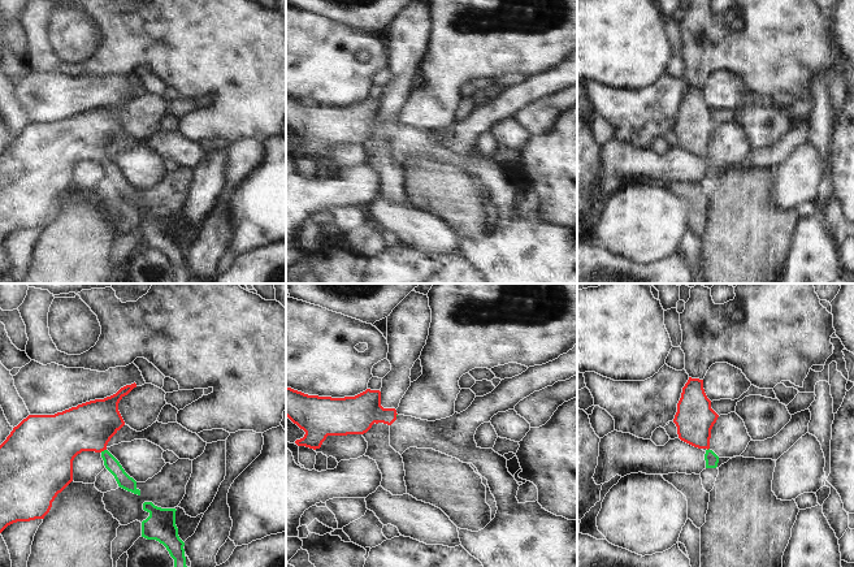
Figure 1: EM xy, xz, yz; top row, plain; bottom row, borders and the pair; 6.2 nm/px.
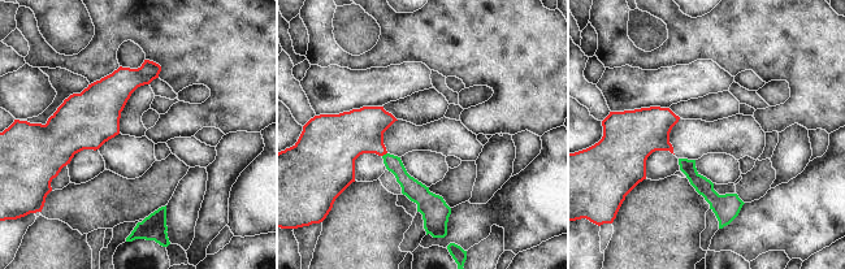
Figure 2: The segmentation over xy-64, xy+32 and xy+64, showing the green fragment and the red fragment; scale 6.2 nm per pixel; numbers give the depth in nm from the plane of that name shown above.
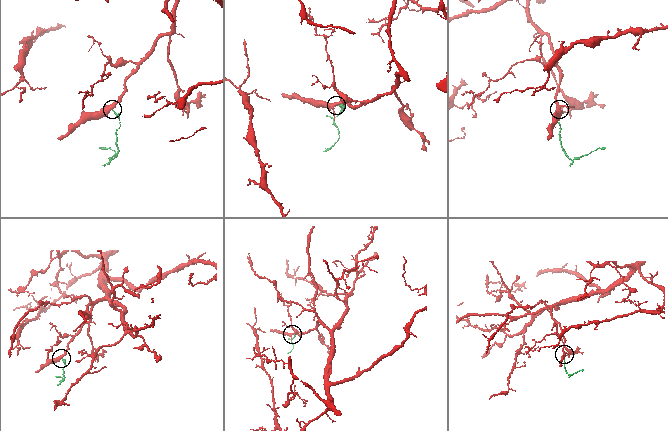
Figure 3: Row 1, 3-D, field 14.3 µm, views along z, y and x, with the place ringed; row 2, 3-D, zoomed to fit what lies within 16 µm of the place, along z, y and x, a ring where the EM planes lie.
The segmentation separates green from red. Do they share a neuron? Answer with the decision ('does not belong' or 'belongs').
belongs

